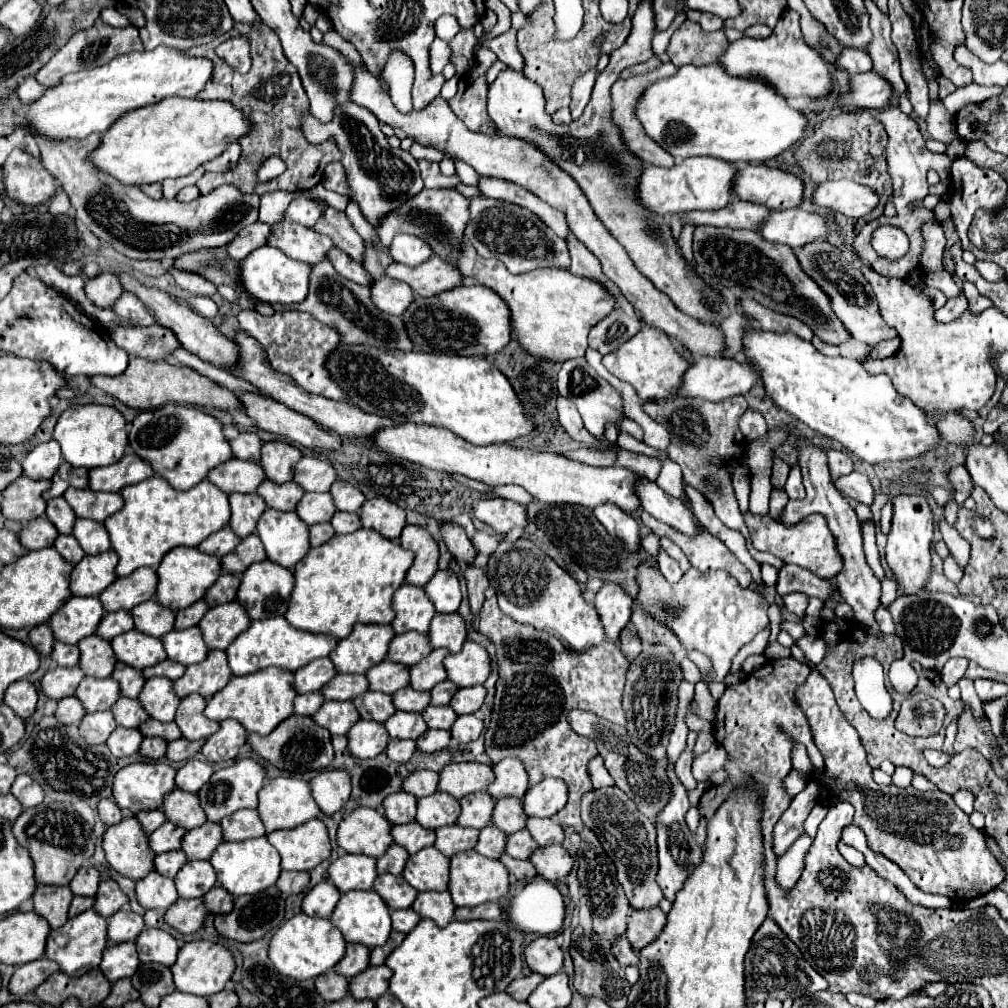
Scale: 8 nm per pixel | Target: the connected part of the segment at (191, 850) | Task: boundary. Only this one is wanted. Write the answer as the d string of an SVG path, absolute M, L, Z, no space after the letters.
M207 822L205 826L193 828L185 834L181 850L187 854L189 860L209 860L221 842L221 826L215 822Z

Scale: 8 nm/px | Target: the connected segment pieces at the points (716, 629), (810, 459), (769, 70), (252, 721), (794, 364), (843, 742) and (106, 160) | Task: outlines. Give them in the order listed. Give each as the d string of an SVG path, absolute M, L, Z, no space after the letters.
M689 568L677 584L669 584L663 576L643 576L641 594L637 598L641 606L653 614L653 618L665 622L665 626L679 636L685 648L695 648L711 660L713 672L705 674L703 678L707 686L713 682L723 682L731 668L733 656L769 624L769 604L763 594L751 592L749 588L741 590L737 580L721 570L701 574Z
M799 438L797 440L797 464L801 468L803 474L803 482L805 482L805 490L807 496L803 500L789 500L783 512L783 524L791 526L793 522L799 522L801 518L805 518L805 514L823 514L827 518L829 530L835 538L837 544L837 552L843 560L843 568L841 572L835 576L835 584L839 586L841 598L853 608L855 616L853 620L859 622L859 626L863 626L865 630L869 630L869 634L879 632L879 626L875 622L873 612L879 608L879 598L881 598L881 582L875 578L873 570L869 568L867 560L865 560L865 552L863 552L863 538L861 538L861 524L857 520L855 510L849 506L849 502L835 490L835 486L831 484L831 474L829 474L829 466L827 466L827 454L813 446L811 442L807 442L807 438Z
M789 8L781 14L771 38L757 40L743 36L729 44L729 48L717 58L717 62L731 76L763 78L783 98L802 97L802 110L813 105L817 99L828 97L833 88L827 62L823 62L823 58L805 44L805 40L801 38L799 14Z
M269 666L265 670L257 670L257 674L245 674L245 676L231 676L229 684L219 690L213 698L209 698L205 716L211 720L227 720L237 718L247 732L257 732L261 736L271 734L285 718L293 714L293 700L297 696L293 672Z
M743 330L743 350L749 362L757 368L765 394L773 404L805 422L819 434L843 444L869 464L885 460L905 460L935 448L939 434L935 426L925 422L925 416L909 398L901 398L885 374L869 376L863 364L843 356L823 356L811 342L791 332Z
M815 668L805 684L797 688L795 700L807 716L815 744L825 760L817 802L823 806L837 802L853 804L855 824L865 832L873 852L901 866L919 890L943 894L951 900L973 900L1005 880L1005 872L985 848L983 832L969 824L969 816L957 808L949 794L875 784L857 730L847 722L835 702L833 690Z
M165 98L157 106L125 112L101 136L101 144L89 154L89 162L117 178L125 186L163 182L165 178L187 176L201 164L221 154L225 146L249 130L245 116L229 102L201 102L199 98Z

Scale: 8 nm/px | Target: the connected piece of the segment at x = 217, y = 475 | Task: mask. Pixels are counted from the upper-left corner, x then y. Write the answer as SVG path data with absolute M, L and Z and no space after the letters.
M231 458L229 462L217 466L215 470L209 472L207 476L215 486L225 490L227 494L231 492L255 492L257 486L267 478L265 470L261 468L259 462L247 462L247 460L237 460Z

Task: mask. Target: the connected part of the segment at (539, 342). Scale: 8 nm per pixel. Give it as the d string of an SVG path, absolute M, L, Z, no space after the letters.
M471 244L463 246L459 270L465 278L475 278L479 284L497 292L511 312L511 330L515 332L521 348L549 362L565 362L569 358L585 356L589 330L613 310L613 298L601 284L577 278L569 270L545 268L529 274L509 274L501 262L481 258Z

